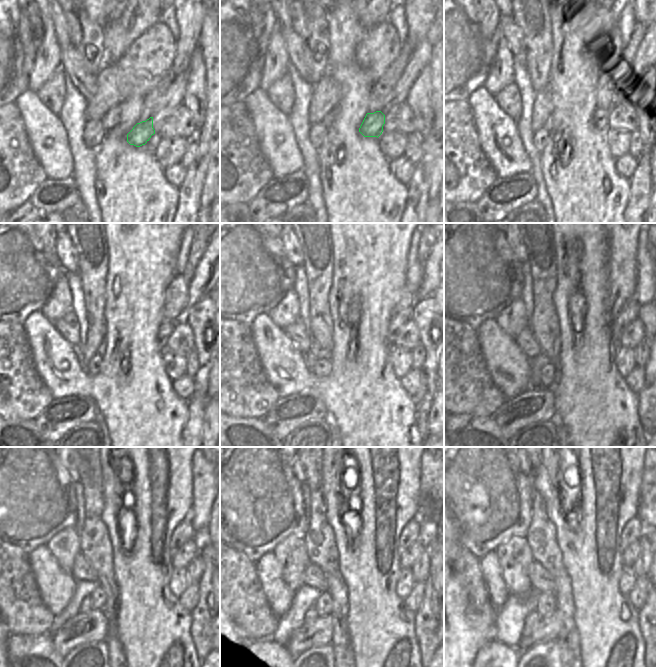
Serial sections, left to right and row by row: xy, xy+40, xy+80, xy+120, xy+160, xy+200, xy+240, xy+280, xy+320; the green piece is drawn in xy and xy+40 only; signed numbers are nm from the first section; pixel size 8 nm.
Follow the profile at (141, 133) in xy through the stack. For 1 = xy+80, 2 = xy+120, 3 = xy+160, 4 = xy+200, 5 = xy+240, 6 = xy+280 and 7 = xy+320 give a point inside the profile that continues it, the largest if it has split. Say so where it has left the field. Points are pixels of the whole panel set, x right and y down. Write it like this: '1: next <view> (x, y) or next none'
1: next xy+80 (601, 116)
2: next xy+120 (166, 328)
3: next xy+160 (399, 319)
4: next xy+200 (629, 311)
5: next xy+240 (183, 532)
6: next xy+280 (411, 532)
7: next xy+320 (634, 528)

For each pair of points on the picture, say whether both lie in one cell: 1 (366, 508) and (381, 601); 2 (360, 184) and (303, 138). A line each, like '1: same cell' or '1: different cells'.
1: same cell
2: different cells

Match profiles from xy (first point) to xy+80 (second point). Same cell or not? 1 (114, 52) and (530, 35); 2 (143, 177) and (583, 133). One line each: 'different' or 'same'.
1: different
2: same

